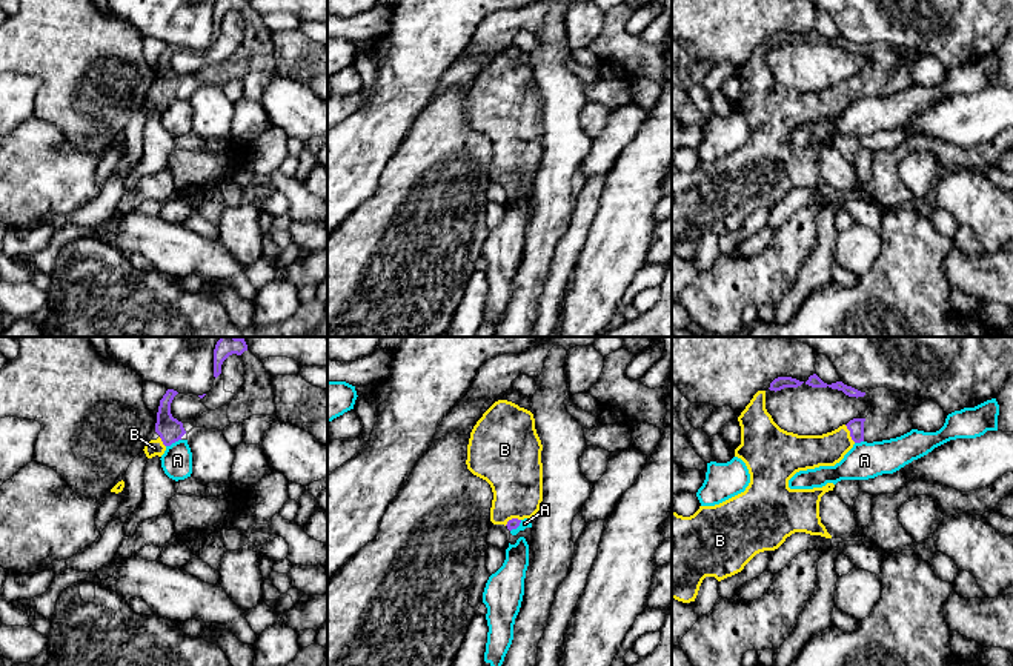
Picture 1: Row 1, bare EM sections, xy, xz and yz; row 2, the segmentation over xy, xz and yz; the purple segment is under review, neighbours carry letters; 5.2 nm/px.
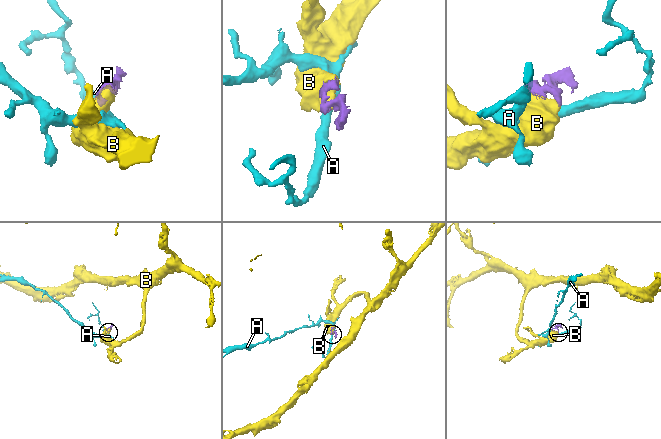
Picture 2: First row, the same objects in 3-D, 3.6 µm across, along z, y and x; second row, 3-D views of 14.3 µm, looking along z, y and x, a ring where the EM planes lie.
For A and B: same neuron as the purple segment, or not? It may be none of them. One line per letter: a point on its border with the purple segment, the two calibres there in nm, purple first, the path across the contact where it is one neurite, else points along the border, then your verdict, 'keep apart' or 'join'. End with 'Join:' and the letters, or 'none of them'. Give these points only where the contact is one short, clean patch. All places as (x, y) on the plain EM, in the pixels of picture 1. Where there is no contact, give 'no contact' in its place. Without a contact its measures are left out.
A: contact xy (172, 97); calibres 130 and 160 nm; border xy (180, 94), (166, 102); keep apart
B: contact yz (850, 89); calibres 80 and 180 nm; join
Join: B

